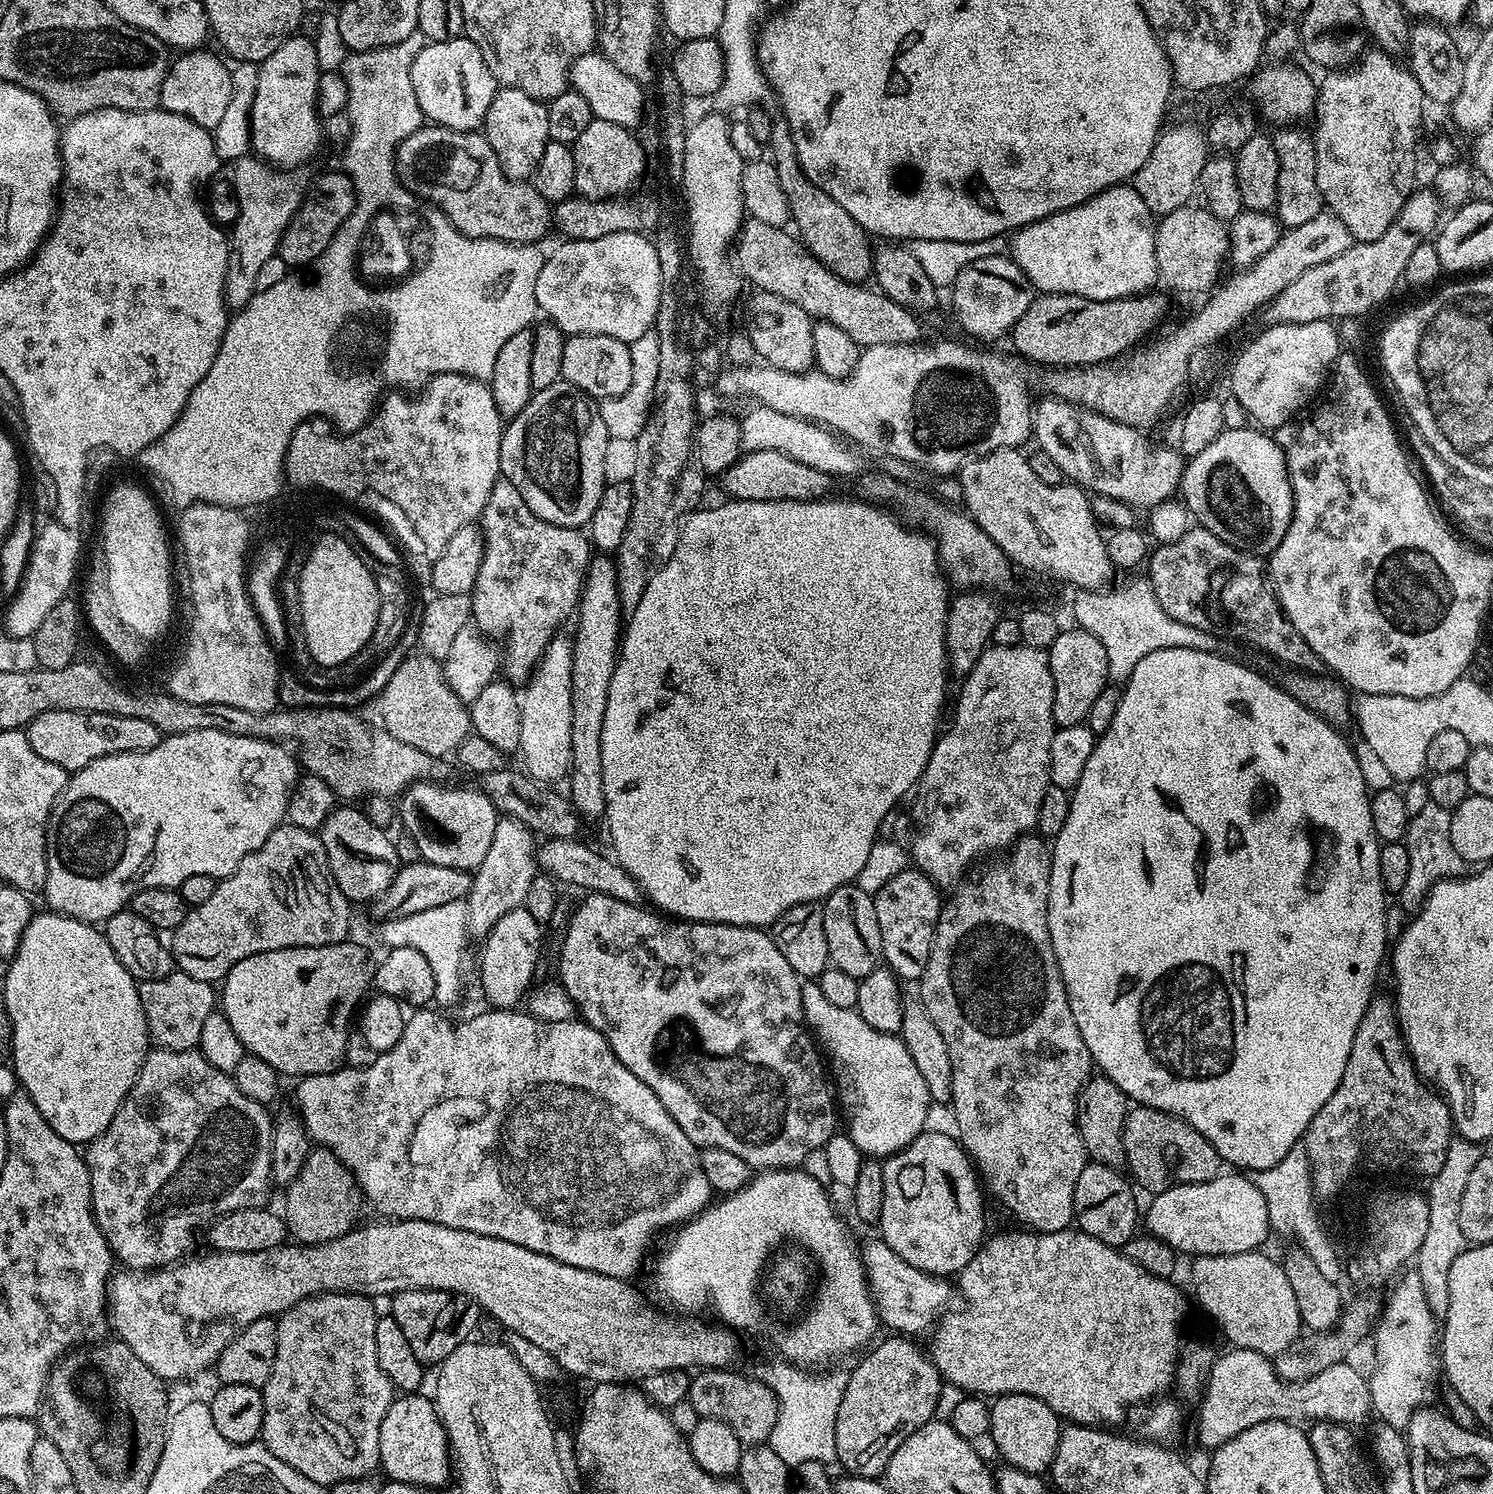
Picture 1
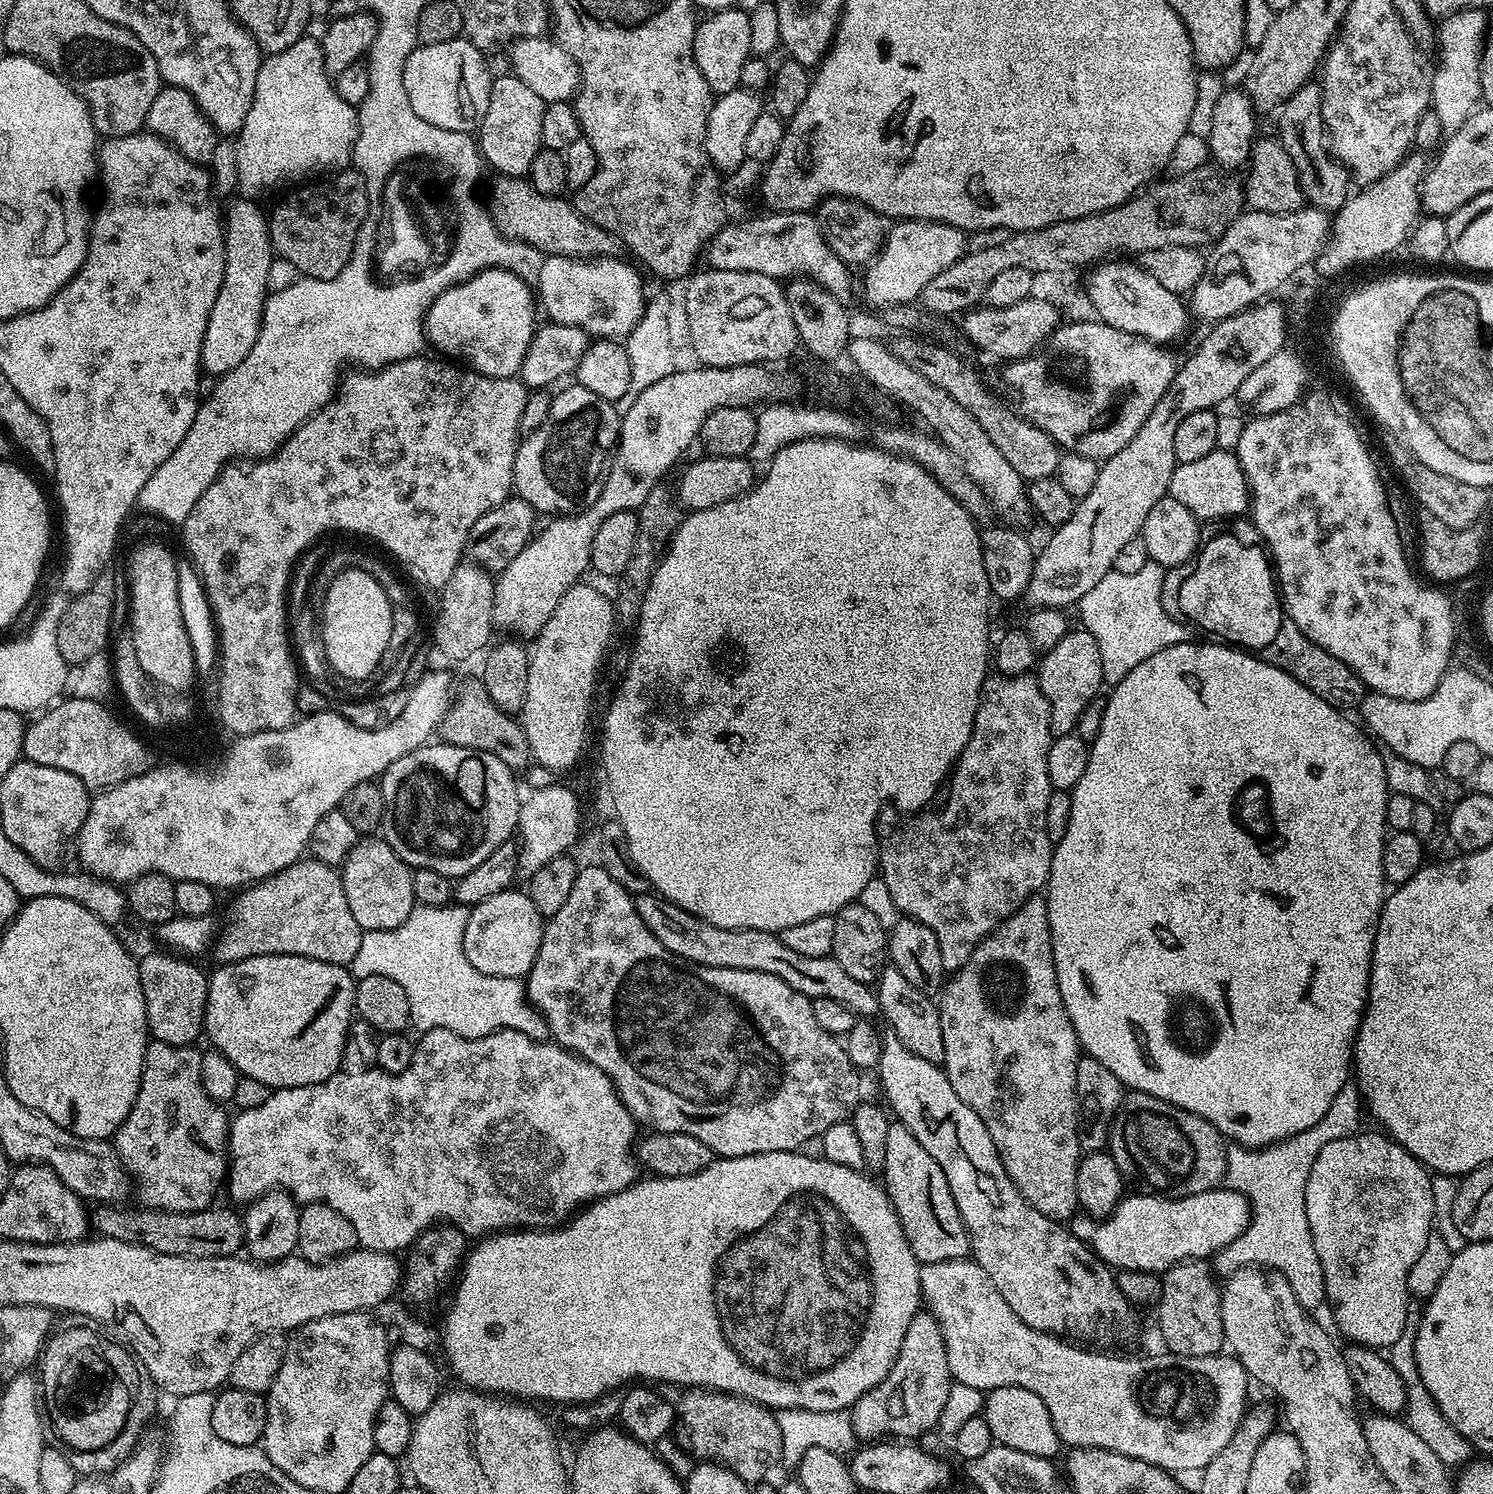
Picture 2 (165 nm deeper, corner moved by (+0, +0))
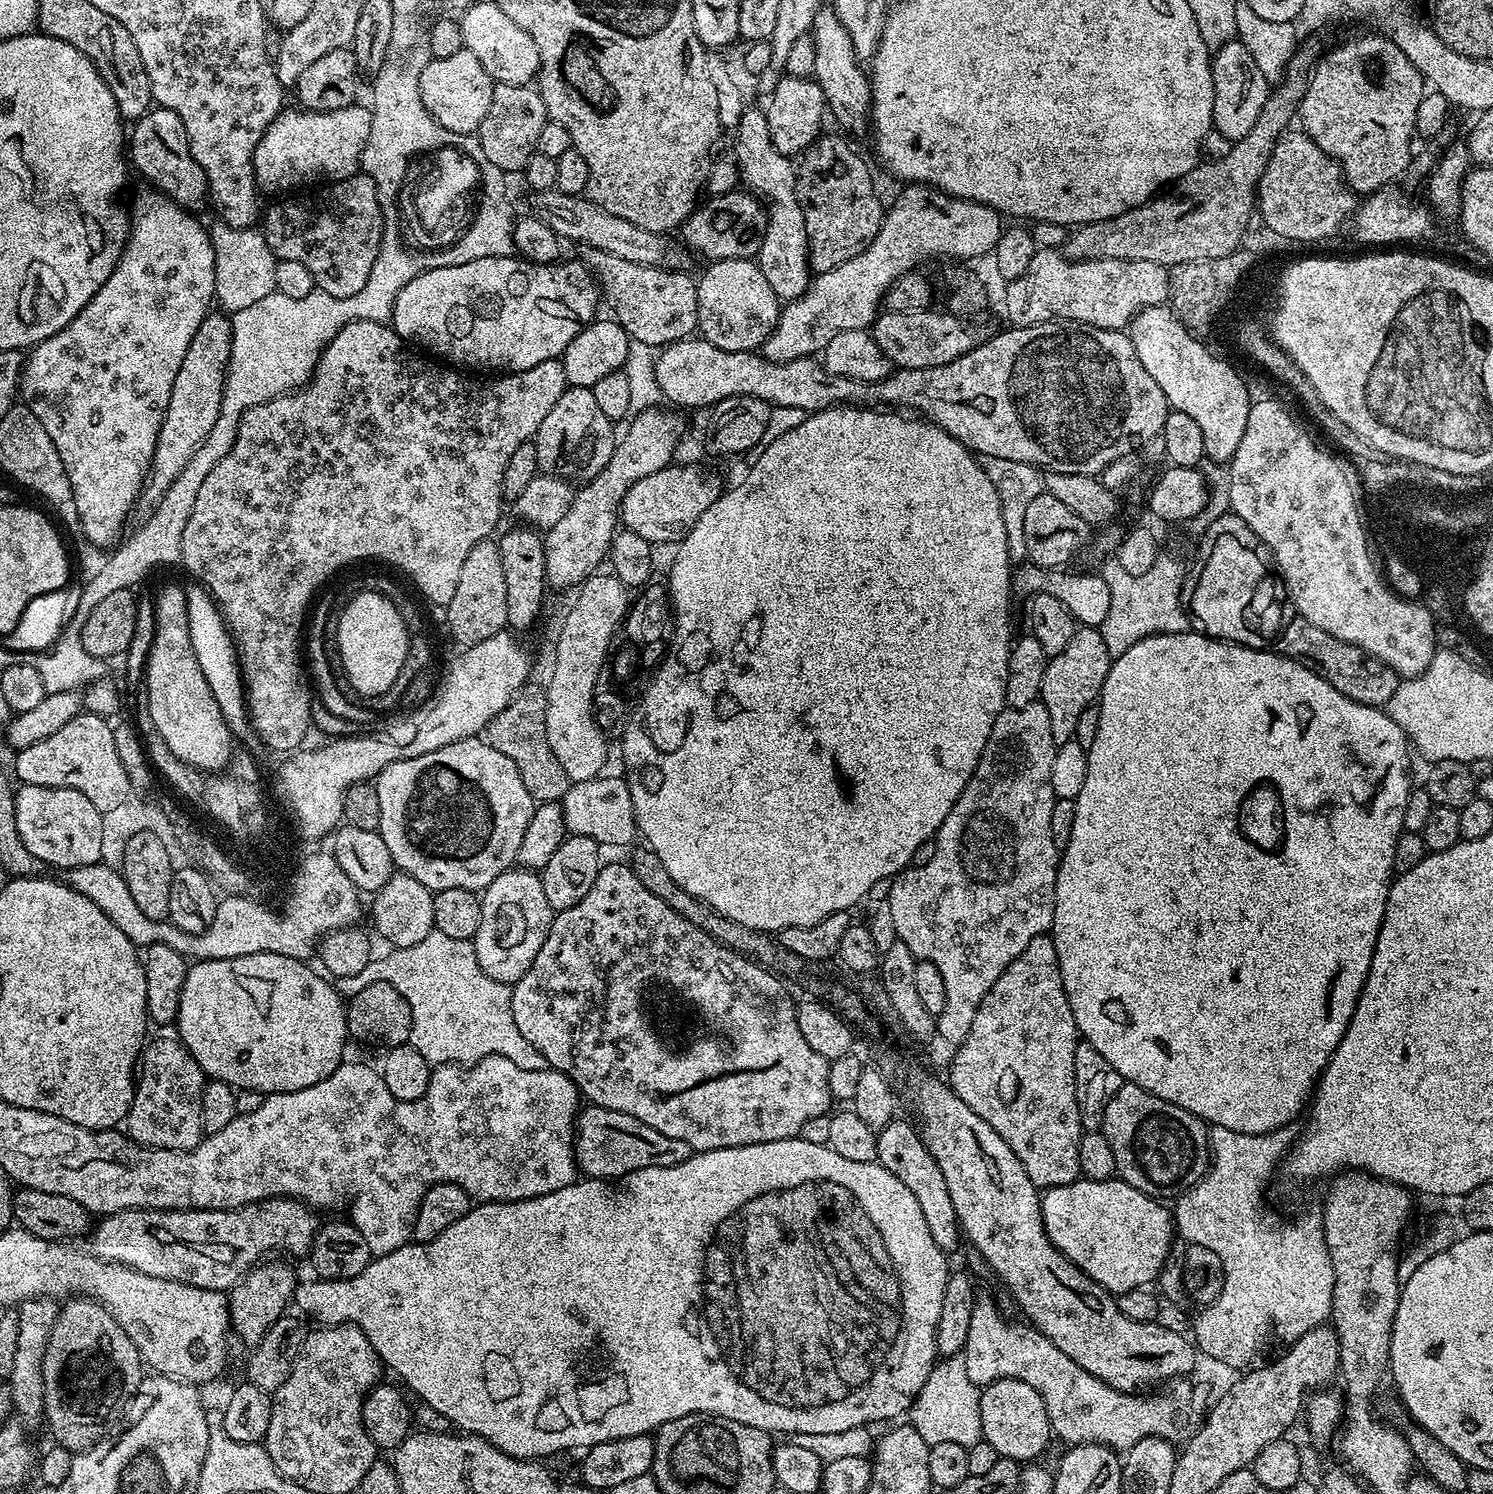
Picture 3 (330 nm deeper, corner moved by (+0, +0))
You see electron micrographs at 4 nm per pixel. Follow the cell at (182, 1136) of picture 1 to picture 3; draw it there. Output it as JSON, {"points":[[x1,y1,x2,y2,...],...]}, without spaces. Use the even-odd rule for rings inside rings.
{"points":[[149,1039,142,1049,142,1063,134,1084,132,1105,123,1127,129,1140,145,1148,169,1148,188,1152,205,1135,202,1126,202,1094,206,1077,179,1039]]}

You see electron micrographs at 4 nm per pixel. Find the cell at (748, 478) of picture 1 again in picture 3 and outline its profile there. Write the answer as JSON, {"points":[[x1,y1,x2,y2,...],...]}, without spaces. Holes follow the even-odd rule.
{"points":[[673,462,667,468,654,474,646,474,630,490,626,490,626,498,620,507,619,523,627,531,646,538,649,544,659,546,683,540,684,536,698,522,698,518,720,495,726,491,726,483,712,468,704,464,679,464]]}

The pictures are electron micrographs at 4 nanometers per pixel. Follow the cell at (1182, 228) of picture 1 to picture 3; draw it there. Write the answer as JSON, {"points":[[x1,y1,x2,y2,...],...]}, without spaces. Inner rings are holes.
{"points":[[1042,248,1030,258,1026,274,1007,285,1004,304,1013,325,1051,324,1072,320,1095,328,1124,330,1139,312,1164,304,1171,294,1169,269,1158,262,1130,262,1118,258,1069,260,1063,251]]}

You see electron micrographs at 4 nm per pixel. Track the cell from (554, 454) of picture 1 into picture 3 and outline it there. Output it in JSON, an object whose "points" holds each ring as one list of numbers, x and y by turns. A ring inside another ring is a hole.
{"points":[[565,388,550,414,542,418,542,426,538,426,534,437,540,472,569,482,593,480,602,474,602,466,610,462,616,449,618,432,612,428,615,428,613,420,602,414,591,388]]}

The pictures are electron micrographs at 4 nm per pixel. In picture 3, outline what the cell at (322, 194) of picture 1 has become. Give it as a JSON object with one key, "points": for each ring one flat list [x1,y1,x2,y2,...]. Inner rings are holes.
{"points":[[357,174,343,180,325,183,315,190,317,190,316,197,296,194,292,196,293,200,280,198,282,200,278,201,269,212,267,209,263,213,262,231,277,261,289,259,302,262,313,276,313,282,319,291,334,294,334,298,348,298,350,294,358,294,358,290,366,286,366,278,370,278,370,270,374,268,374,258,378,258,382,242,384,219,378,206,376,183,368,176]]}

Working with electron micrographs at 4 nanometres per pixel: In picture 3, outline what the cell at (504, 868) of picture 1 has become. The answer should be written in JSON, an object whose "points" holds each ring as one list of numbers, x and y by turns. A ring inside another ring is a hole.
{"points":[[601,774,586,782,572,784,562,801,564,805,564,821,569,833,574,836,594,838,602,846,608,844,628,844,637,839,638,829,634,802,630,798,627,779,623,775,608,776]]}

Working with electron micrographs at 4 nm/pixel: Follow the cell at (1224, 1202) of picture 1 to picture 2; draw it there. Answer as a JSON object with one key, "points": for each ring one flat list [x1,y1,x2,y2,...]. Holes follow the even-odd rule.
{"points":[[1221,1186,1193,1196,1128,1194,1109,1216,1095,1220,1091,1216,1077,1215,1071,1221,1070,1231,1072,1235,1089,1245,1092,1251,1113,1270,1125,1268,1162,1274,1180,1260,1204,1260,1219,1252,1227,1244,1234,1242,1234,1238,1242,1235,1251,1217,1252,1208,1248,1204,1248,1199,1233,1188]]}

